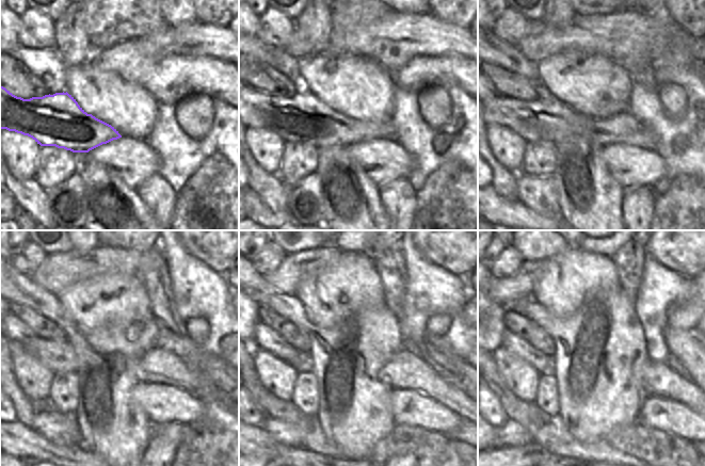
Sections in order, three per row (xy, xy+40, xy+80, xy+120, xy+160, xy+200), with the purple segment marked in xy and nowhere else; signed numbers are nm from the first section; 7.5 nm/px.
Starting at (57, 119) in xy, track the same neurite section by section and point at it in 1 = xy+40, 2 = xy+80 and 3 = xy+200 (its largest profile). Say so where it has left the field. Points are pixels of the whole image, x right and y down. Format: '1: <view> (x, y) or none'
1: xy+40 (303, 118)
2: xy+80 (543, 119)
3: xy+200 (655, 378)

